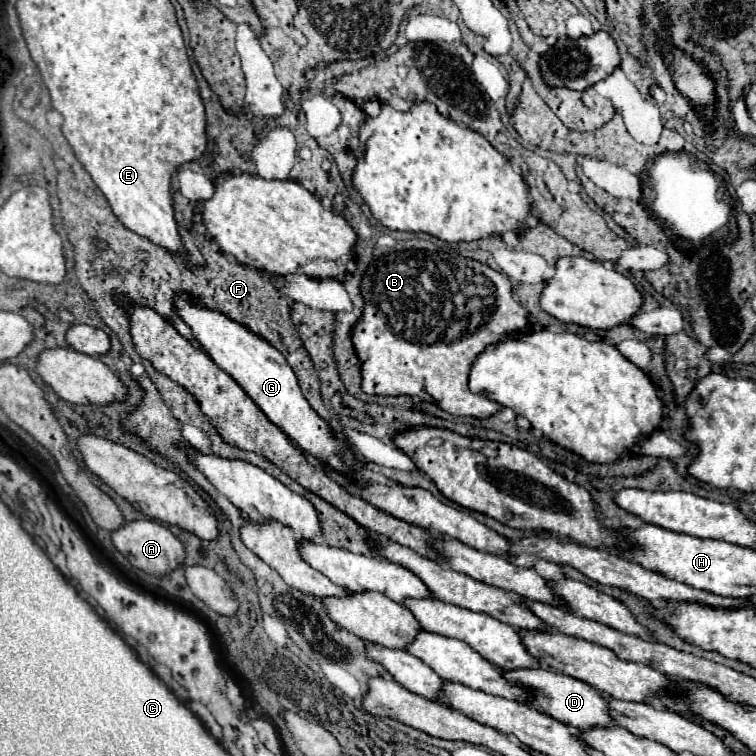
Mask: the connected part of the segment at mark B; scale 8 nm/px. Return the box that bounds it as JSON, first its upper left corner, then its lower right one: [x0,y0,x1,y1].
[352,250,528,418]

